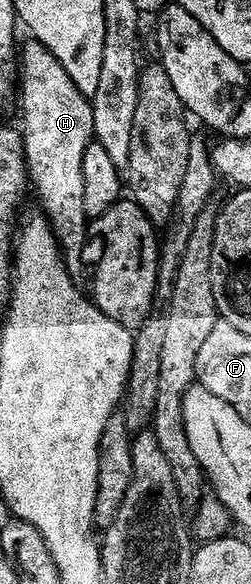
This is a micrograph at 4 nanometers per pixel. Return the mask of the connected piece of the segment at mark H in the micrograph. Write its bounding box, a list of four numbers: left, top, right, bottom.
[20,38,93,274]

